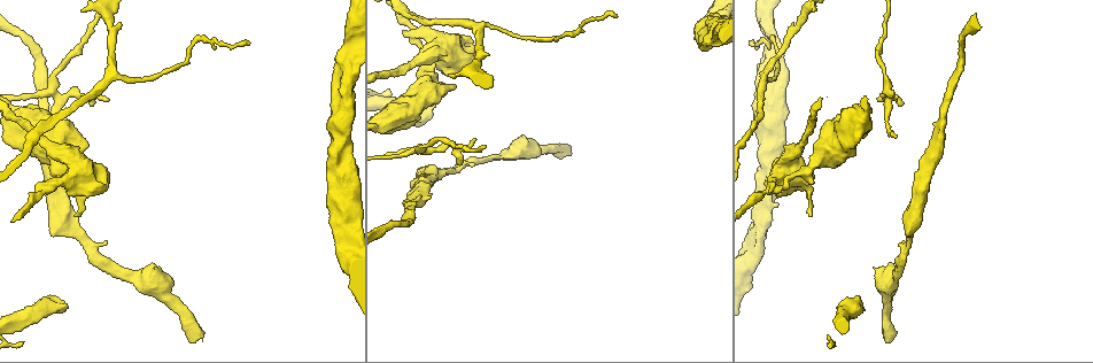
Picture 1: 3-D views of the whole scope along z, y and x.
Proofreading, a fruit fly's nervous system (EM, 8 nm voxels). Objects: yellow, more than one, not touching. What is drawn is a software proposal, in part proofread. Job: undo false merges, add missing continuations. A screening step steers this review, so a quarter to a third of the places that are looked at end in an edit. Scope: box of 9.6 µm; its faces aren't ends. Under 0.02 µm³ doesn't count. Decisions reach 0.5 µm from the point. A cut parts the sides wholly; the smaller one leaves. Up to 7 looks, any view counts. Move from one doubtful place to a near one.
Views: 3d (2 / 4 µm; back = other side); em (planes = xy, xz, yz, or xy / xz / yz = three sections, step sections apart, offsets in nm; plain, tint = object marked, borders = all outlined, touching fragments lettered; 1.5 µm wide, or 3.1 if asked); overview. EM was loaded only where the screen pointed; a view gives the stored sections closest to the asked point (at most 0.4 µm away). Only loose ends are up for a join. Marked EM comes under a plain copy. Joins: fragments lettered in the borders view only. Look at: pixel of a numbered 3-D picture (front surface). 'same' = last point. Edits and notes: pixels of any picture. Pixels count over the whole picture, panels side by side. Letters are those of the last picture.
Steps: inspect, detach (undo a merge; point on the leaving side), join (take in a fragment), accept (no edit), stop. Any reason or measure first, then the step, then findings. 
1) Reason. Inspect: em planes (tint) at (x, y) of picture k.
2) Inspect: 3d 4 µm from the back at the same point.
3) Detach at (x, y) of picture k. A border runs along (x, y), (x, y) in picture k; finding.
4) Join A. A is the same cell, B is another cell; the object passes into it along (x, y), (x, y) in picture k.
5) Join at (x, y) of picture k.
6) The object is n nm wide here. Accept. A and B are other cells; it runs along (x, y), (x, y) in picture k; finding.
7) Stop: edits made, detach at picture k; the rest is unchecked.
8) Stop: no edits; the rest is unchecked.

Inspect: 3d 4 µm at (617, 14) of picture 1.

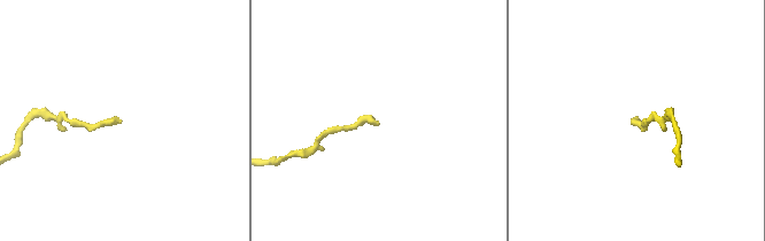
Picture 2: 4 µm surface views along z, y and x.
Now the EM. Inspect: em xy step 4 (borders) at (379, 123) of picture 2.

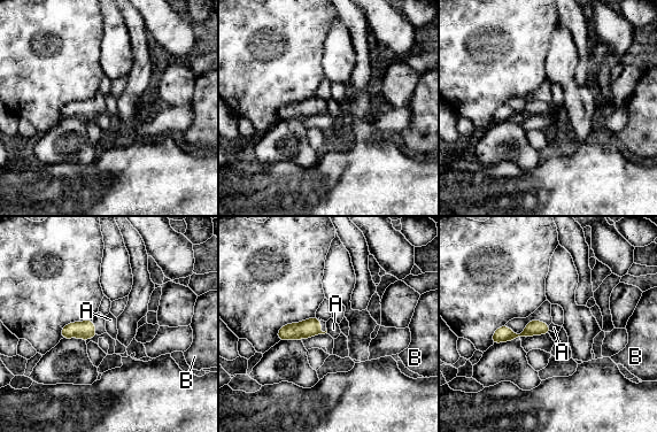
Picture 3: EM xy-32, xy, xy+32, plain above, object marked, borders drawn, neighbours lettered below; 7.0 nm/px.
Cut it another way. Inspect: em planes (borders) at the same point.

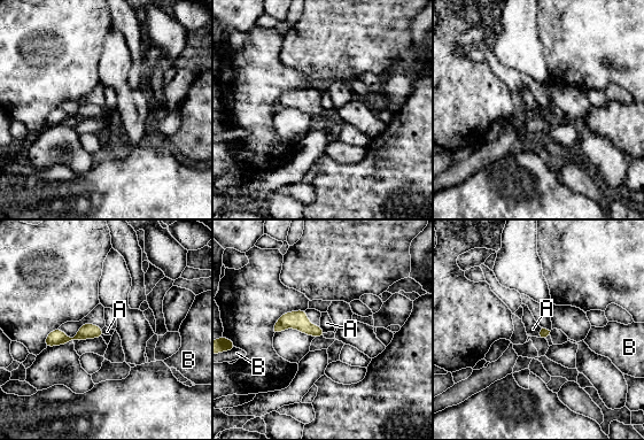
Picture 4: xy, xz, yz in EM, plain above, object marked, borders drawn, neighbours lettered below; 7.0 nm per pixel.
Accept. A and B are other cells; a border runs along (320, 325), (325, 332) in picture 4; none of them fits.

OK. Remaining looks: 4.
Stops while still wide. Inspect: em xy step 8 (tint) at (75, 128) of picture 1.

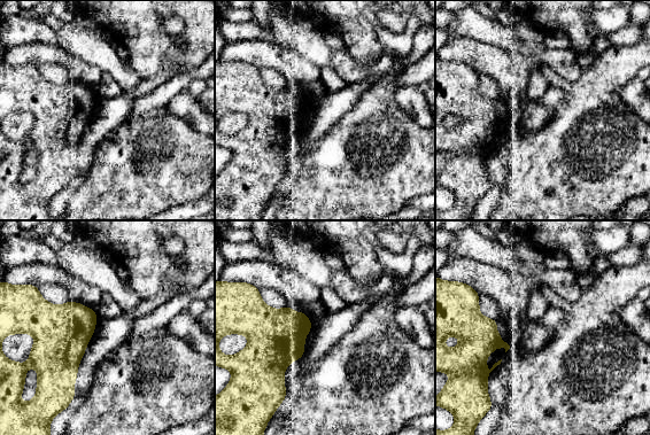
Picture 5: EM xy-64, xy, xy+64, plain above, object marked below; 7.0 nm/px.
Inspect: em planes (borders) at the same point.

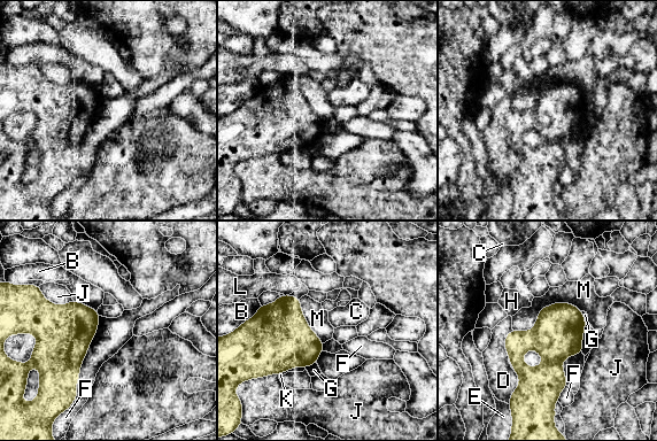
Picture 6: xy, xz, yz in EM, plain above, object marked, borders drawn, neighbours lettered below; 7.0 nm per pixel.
Accept. B, C, D, E, F, G, H, J, K, L and M are other cells; none of them fits.

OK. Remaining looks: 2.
Thin end. Inspect: em xy step 8 (tint) at (810, 214) of picture 1.

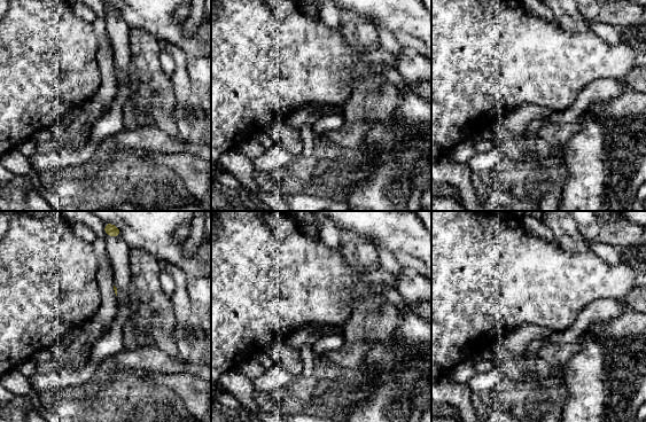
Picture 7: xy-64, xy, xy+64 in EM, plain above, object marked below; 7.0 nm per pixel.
Another direction. Inspect: em planes (borders) at the same point.

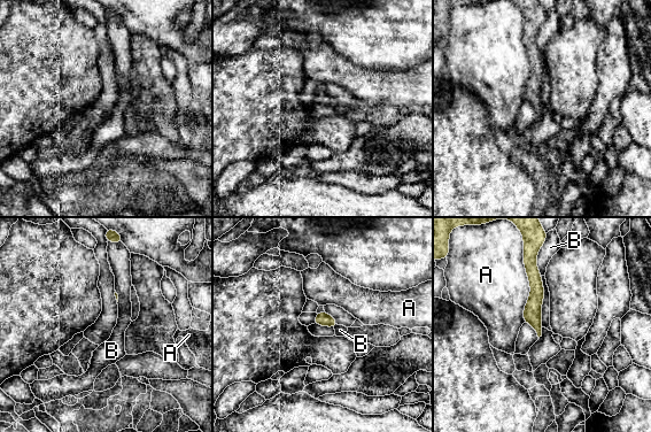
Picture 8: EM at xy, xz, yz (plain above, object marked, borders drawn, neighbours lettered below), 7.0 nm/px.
The object is 100 nm wide here. Accept. A and B are other cells; it runs along (526, 260), (535, 280), (539, 330) in picture 8; no lettered fragment goes on from it.

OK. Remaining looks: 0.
Stop: no edits; the rest is unchecked.

